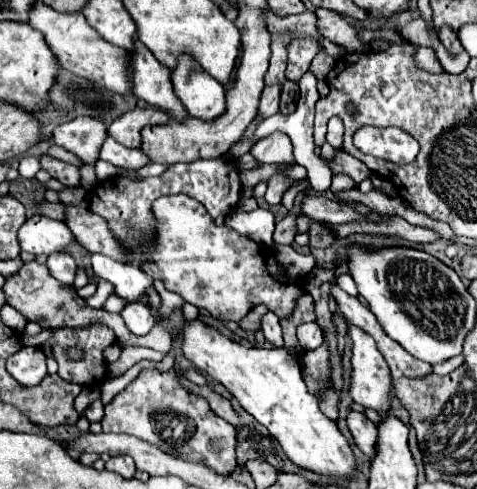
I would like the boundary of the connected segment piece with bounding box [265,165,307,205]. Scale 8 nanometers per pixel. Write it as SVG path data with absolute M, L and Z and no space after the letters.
M295 165L291 169L285 169L285 171L279 171L275 173L269 181L267 181L267 193L265 193L265 199L269 205L279 205L281 203L281 197L283 193L291 187L293 181L301 181L307 177L307 169L301 167L301 165Z

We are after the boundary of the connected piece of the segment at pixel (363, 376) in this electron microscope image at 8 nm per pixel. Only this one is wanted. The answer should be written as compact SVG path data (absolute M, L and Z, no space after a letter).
M347 323L347 335L353 341L353 349L351 349L351 377L349 377L349 395L355 403L359 403L361 407L369 407L375 409L379 413L389 411L391 409L391 373L387 367L387 361L383 359L383 355L379 355L375 341L361 331L357 325Z

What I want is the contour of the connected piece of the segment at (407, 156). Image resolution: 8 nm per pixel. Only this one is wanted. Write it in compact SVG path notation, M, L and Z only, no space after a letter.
M365 125L355 131L355 147L391 163L413 163L419 153L419 143L397 127L379 129Z

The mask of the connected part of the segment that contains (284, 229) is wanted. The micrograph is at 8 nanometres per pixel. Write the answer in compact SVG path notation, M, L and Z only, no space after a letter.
M293 217L281 219L275 227L273 241L275 243L293 243L293 237L295 237L295 219Z

